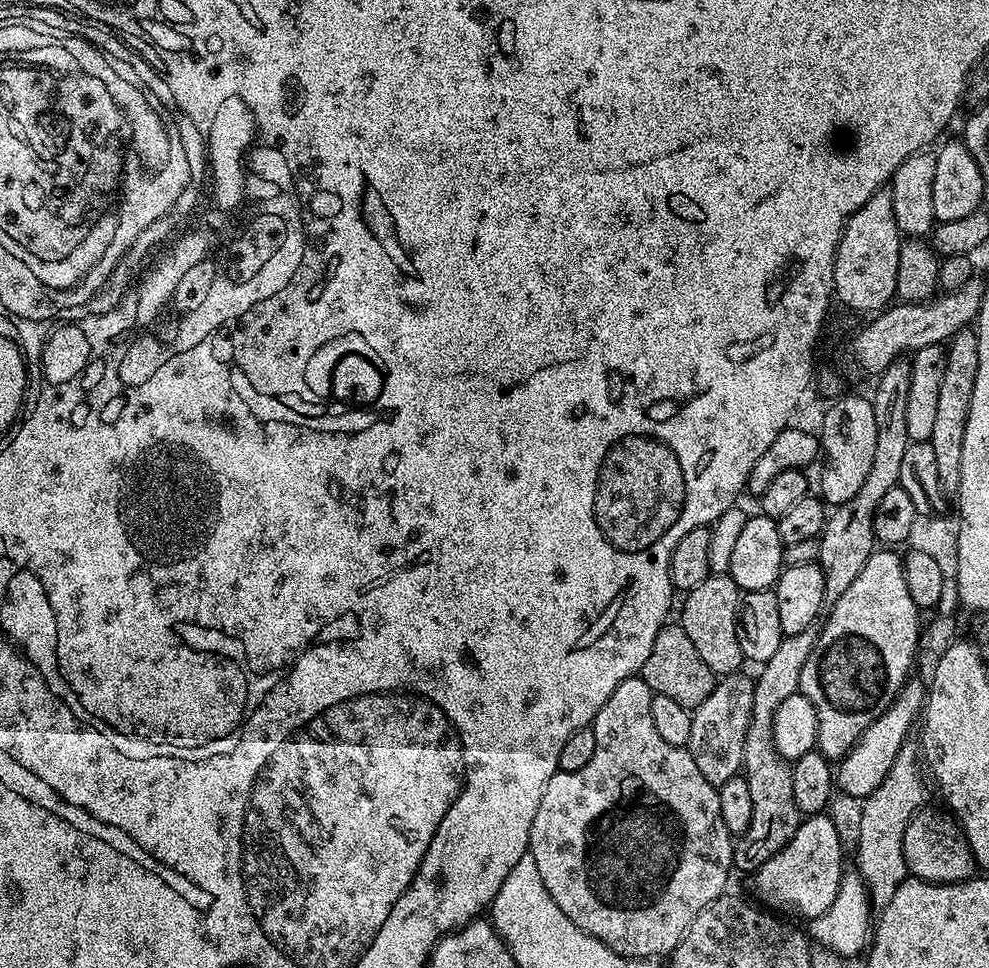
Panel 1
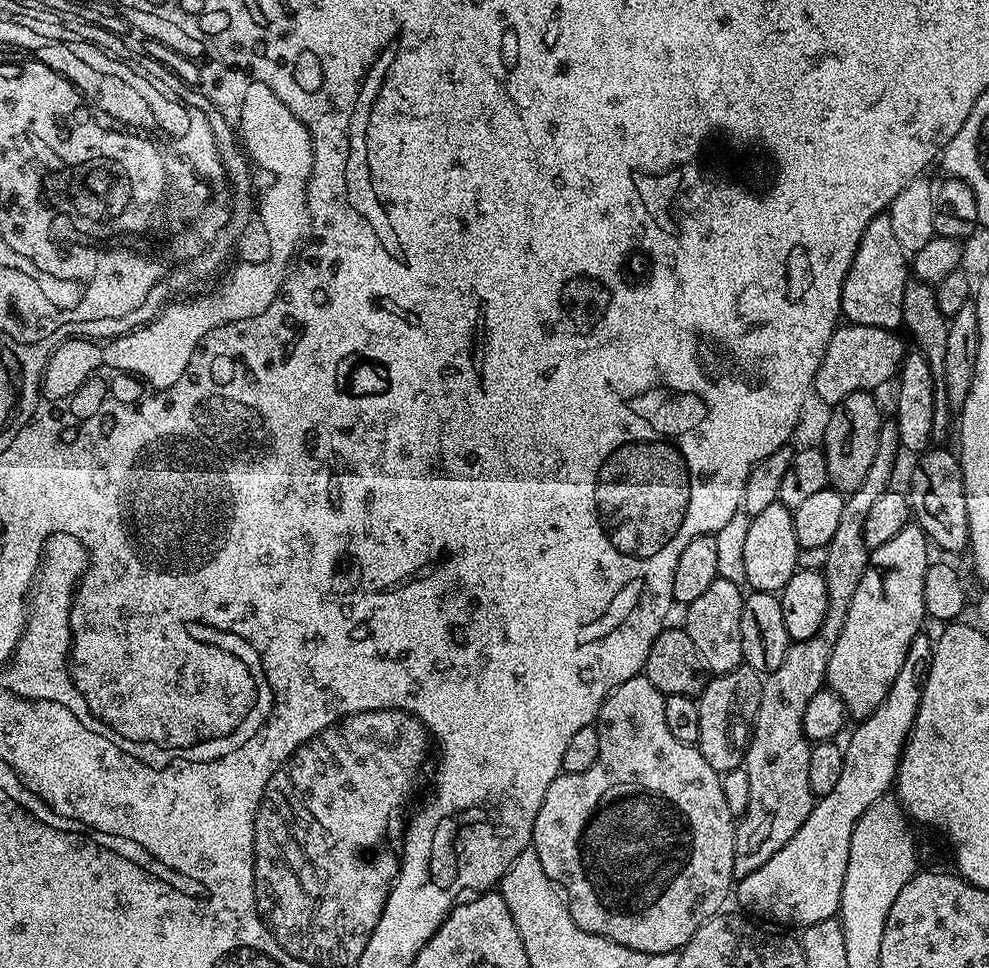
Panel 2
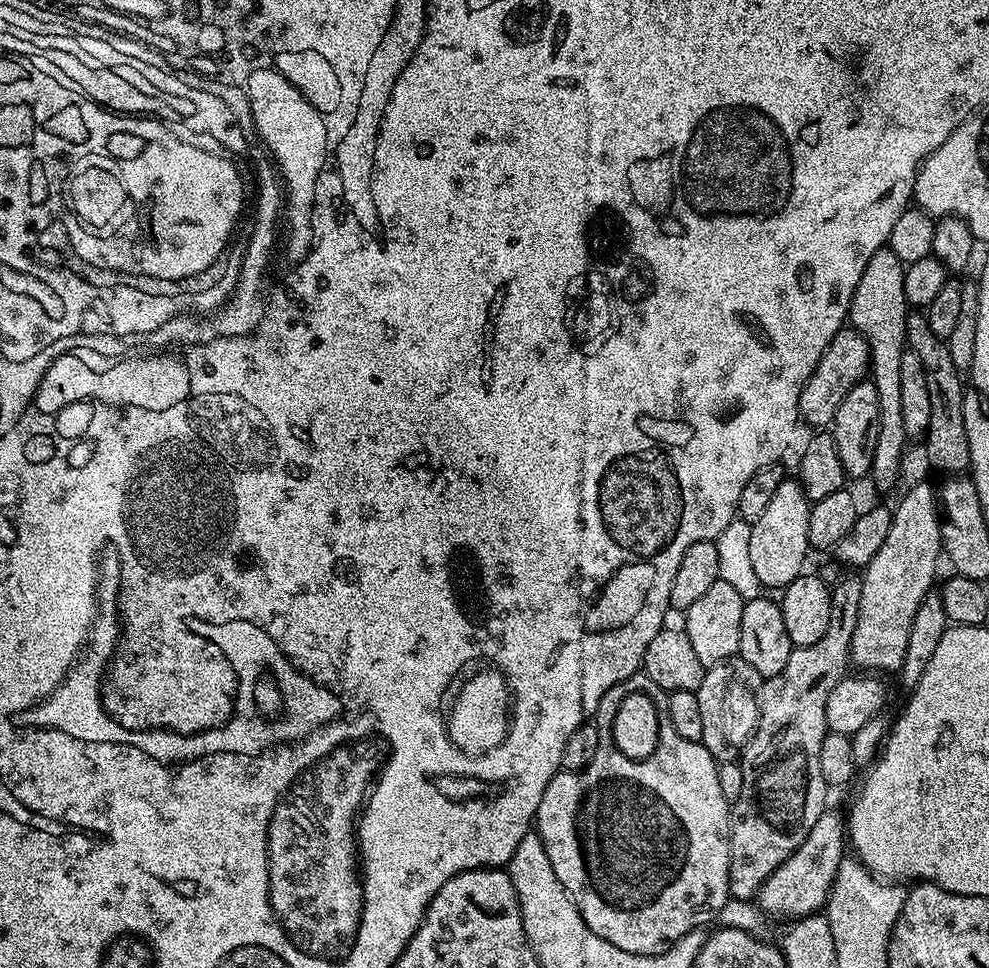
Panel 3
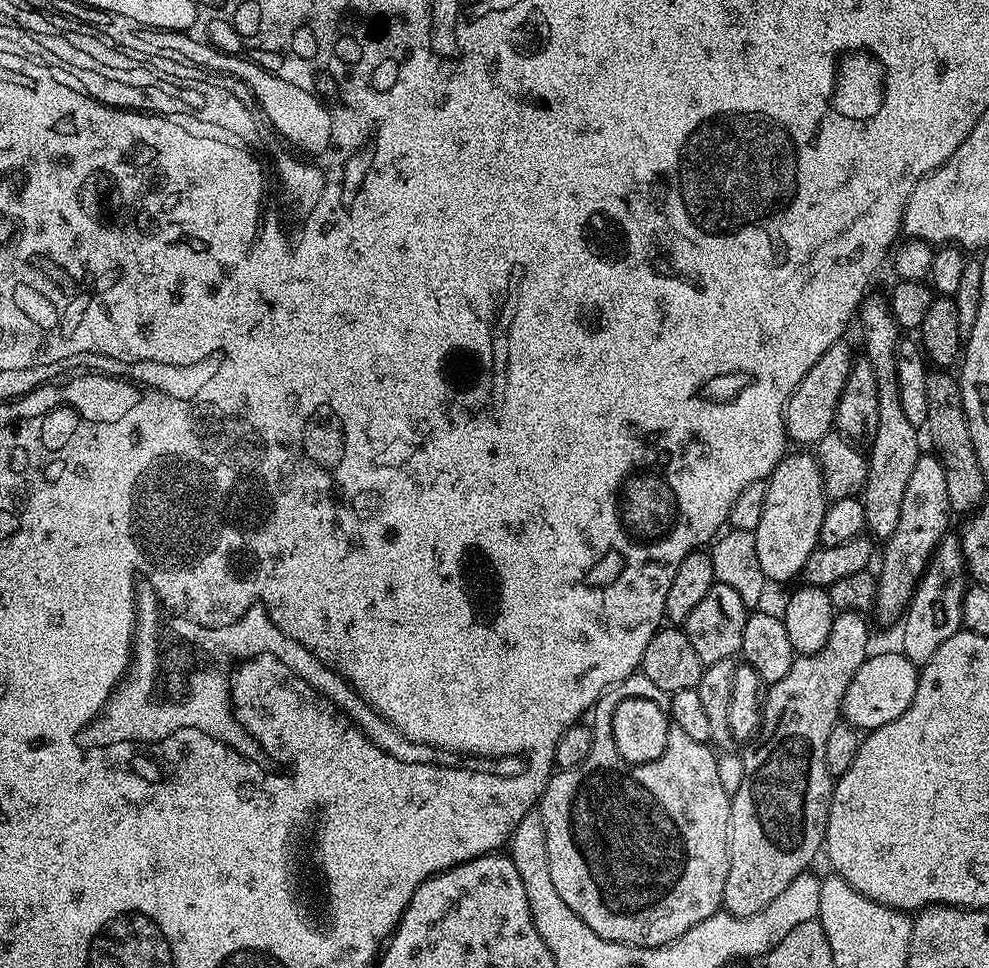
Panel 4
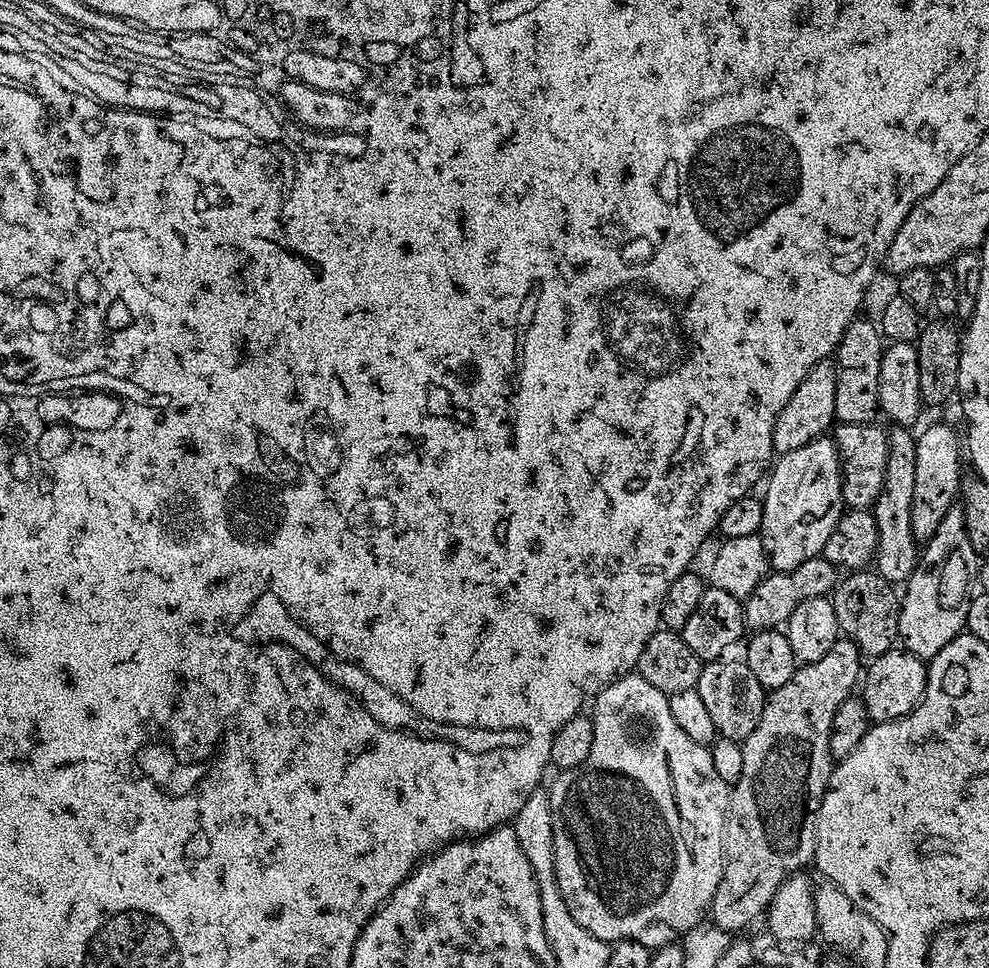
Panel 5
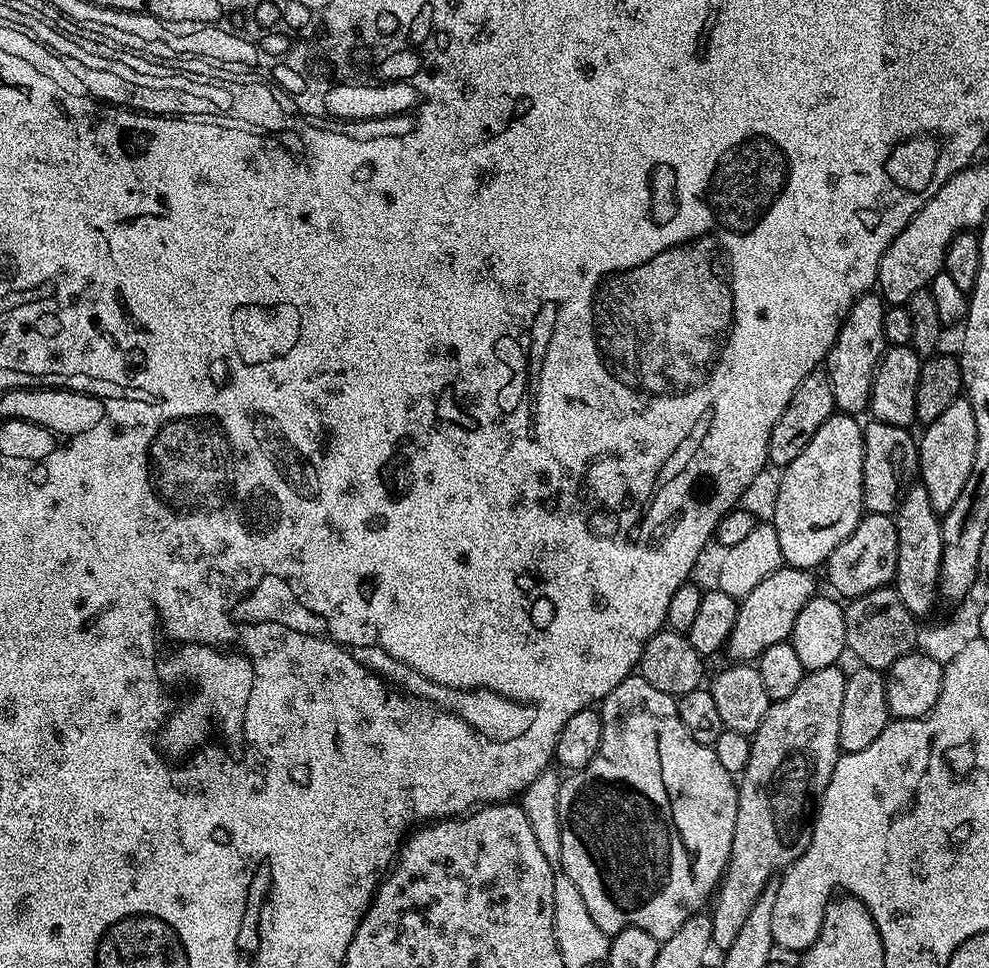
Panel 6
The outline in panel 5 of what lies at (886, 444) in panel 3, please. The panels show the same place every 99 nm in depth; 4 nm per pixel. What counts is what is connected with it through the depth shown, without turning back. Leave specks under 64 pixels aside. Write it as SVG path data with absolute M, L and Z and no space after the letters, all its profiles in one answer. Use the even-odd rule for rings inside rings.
M893 427L888 432L886 478L882 486L882 494L878 494L874 505L878 526L878 546L874 568L882 578L886 578L894 586L903 585L911 578L918 559L918 541L910 526L910 504L914 502L915 457L916 436L909 429Z

